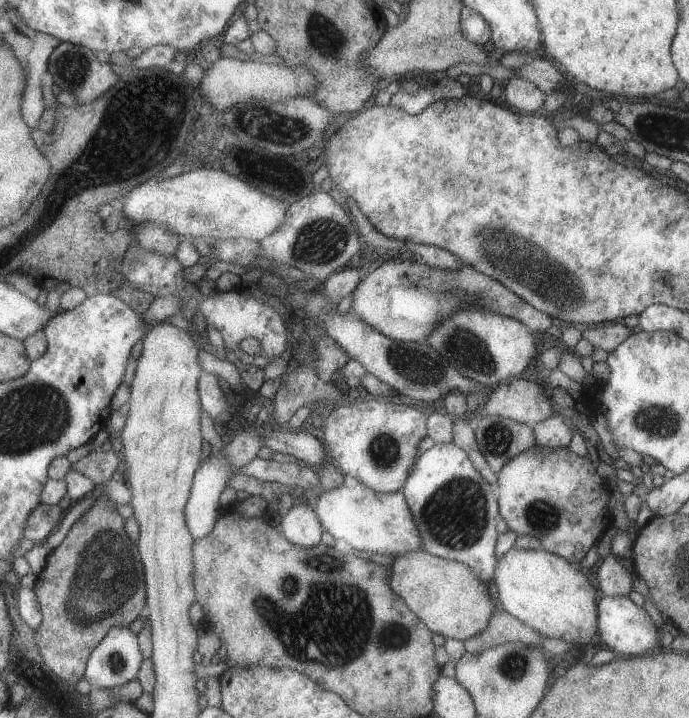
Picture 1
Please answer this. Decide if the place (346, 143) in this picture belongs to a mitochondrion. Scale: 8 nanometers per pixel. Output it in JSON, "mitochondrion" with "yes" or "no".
{"mitochondrion":"yes"}

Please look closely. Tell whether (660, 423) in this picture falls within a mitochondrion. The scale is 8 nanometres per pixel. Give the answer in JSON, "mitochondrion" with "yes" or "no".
{"mitochondrion":"yes"}

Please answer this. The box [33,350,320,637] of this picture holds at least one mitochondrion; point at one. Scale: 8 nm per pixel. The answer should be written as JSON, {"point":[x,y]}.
{"point":[105,577]}

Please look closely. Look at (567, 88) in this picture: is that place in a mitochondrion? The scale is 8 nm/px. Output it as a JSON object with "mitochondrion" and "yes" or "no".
{"mitochondrion":"no"}

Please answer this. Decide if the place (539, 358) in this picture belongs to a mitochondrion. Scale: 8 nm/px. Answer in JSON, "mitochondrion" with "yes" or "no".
{"mitochondrion":"no"}

